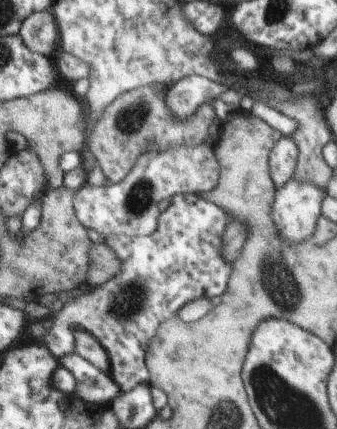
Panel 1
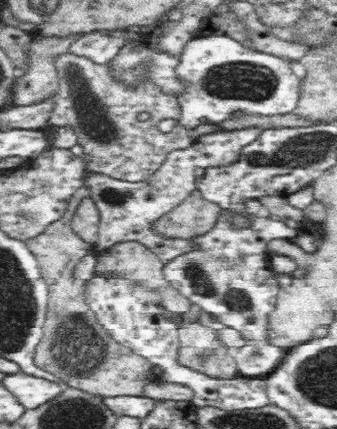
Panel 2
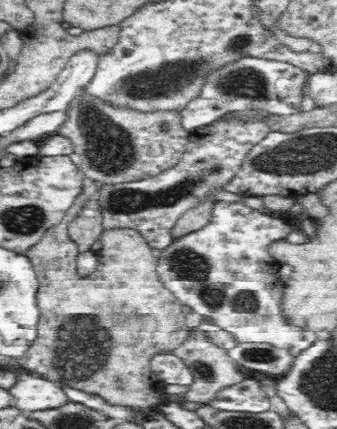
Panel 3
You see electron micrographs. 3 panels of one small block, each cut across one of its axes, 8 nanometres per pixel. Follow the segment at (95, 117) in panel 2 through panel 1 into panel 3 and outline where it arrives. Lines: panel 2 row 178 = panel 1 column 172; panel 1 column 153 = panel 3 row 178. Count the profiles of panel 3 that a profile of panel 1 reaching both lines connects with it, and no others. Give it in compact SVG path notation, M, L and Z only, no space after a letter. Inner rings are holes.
M82 92L70 102L68 110L68 122L56 134L72 142L78 168L86 180L104 186L148 180L174 168L186 154L190 132L182 126L180 112L138 114L124 108L110 108L110 104L92 100Z

